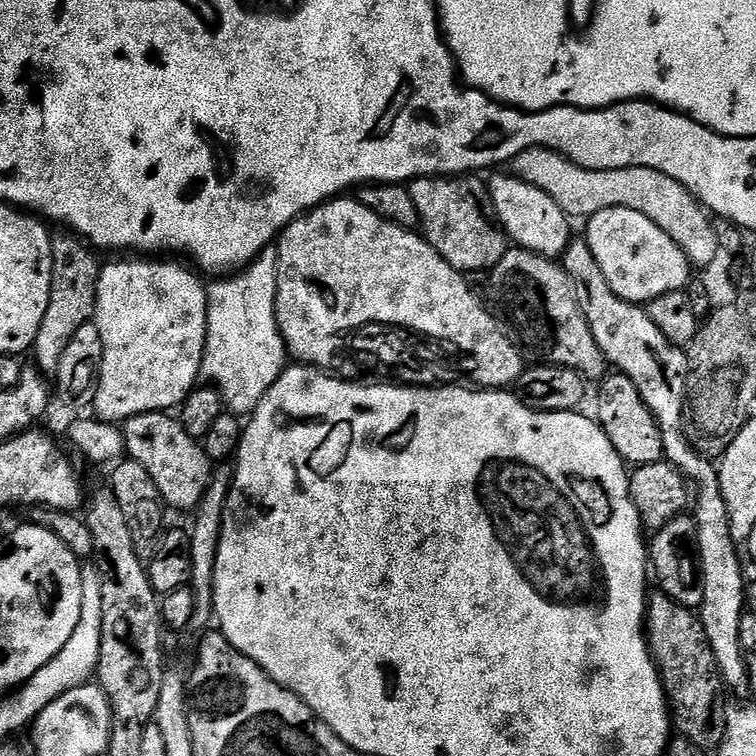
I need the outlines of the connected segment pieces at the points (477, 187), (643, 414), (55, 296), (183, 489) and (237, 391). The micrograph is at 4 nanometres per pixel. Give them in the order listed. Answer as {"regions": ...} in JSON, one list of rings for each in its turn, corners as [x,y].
{"regions":[[[[465,174],[463,176],[450,176],[447,178],[437,178],[434,176],[422,176],[418,180],[413,180],[407,185],[410,198],[414,198],[414,206],[418,208],[420,215],[419,231],[422,233],[428,245],[450,266],[454,266],[465,274],[471,272],[484,272],[495,268],[498,262],[507,254],[510,247],[510,241],[500,227],[500,219],[496,216],[496,211],[492,205],[492,199],[488,193],[487,183],[476,174]]],[[[613,371],[600,384],[600,401],[596,404],[595,419],[600,429],[610,438],[614,450],[622,457],[625,465],[639,466],[641,464],[658,464],[664,460],[664,447],[656,419],[652,412],[642,402],[638,394],[638,386],[630,382],[618,371]]],[[[68,230],[57,231],[52,238],[52,281],[50,282],[50,306],[46,306],[46,315],[42,326],[38,326],[36,341],[30,349],[36,355],[35,367],[41,373],[54,374],[58,362],[62,362],[62,353],[66,351],[70,338],[78,334],[83,324],[93,323],[98,298],[98,278],[101,261],[96,261],[97,253],[81,237]]],[[[143,412],[123,421],[124,451],[127,459],[138,462],[154,478],[160,499],[169,509],[191,513],[202,502],[206,486],[212,481],[214,461],[208,457],[203,443],[181,426],[168,412]]],[[[265,248],[251,264],[217,280],[217,284],[207,285],[208,329],[200,370],[203,379],[220,393],[225,409],[244,418],[278,382],[290,360],[276,321],[276,248]]]]}

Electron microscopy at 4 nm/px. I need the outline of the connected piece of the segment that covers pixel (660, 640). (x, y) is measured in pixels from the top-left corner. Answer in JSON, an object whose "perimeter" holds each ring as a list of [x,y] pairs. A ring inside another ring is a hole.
{"perimeter":[[[653,591],[648,597],[646,635],[648,651],[652,653],[652,660],[664,682],[664,691],[668,693],[675,731],[694,746],[705,750],[719,749],[728,725],[728,708],[724,704],[726,685],[716,667],[714,650],[710,650],[699,615],[674,602],[665,592]]]}

